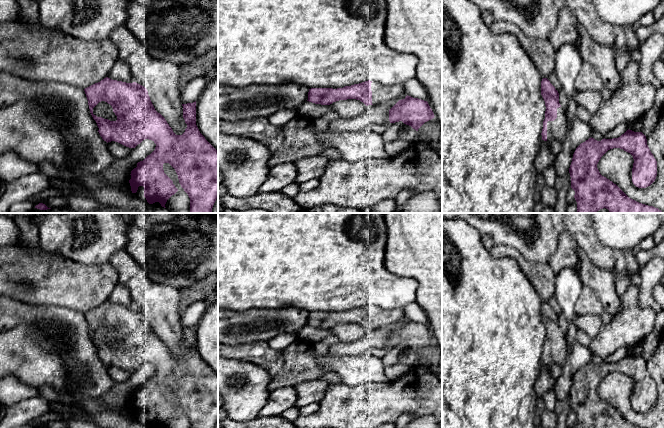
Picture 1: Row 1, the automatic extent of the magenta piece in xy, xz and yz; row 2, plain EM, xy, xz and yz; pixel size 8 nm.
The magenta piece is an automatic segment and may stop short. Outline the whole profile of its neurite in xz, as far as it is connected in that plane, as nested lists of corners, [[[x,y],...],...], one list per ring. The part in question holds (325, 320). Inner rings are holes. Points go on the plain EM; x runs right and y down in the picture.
[[[368,304],[359,308],[345,310],[343,312],[311,312],[308,316],[309,326],[321,329],[330,329],[339,324],[356,323],[366,330],[372,328],[372,305]]]

